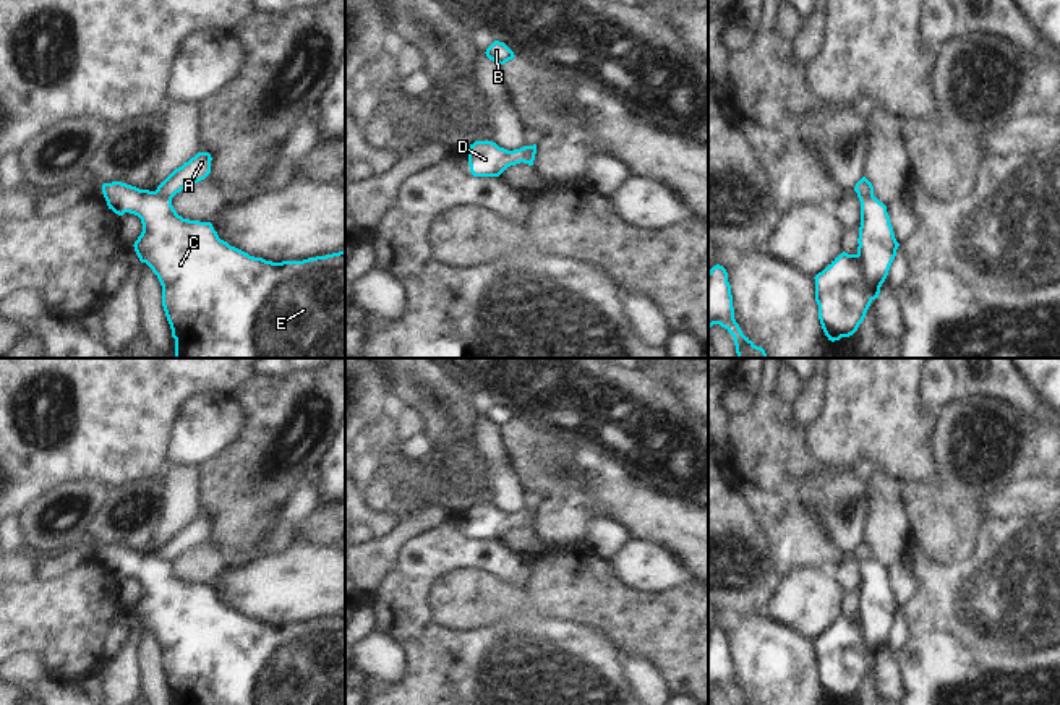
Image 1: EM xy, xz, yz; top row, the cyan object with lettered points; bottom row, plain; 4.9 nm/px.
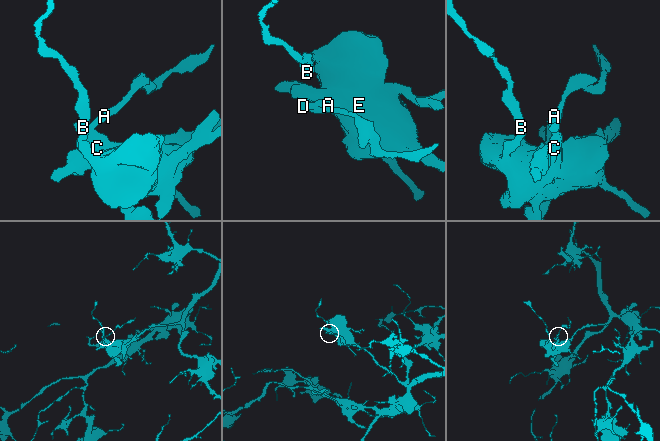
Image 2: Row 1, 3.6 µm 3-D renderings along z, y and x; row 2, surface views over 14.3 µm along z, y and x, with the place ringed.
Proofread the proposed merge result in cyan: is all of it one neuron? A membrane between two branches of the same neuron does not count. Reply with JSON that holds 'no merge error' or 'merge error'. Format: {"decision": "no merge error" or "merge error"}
{"decision": "merge error"}

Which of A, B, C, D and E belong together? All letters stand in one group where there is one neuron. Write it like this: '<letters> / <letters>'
A / B C D E

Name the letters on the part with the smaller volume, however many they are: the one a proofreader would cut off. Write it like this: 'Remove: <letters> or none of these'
Remove: A

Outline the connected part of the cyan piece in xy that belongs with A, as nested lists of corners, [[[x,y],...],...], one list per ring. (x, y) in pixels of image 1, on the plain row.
[[[198,515],[182,530],[175,532],[159,549],[157,558],[172,562],[183,551],[204,543],[211,536],[211,517]]]

